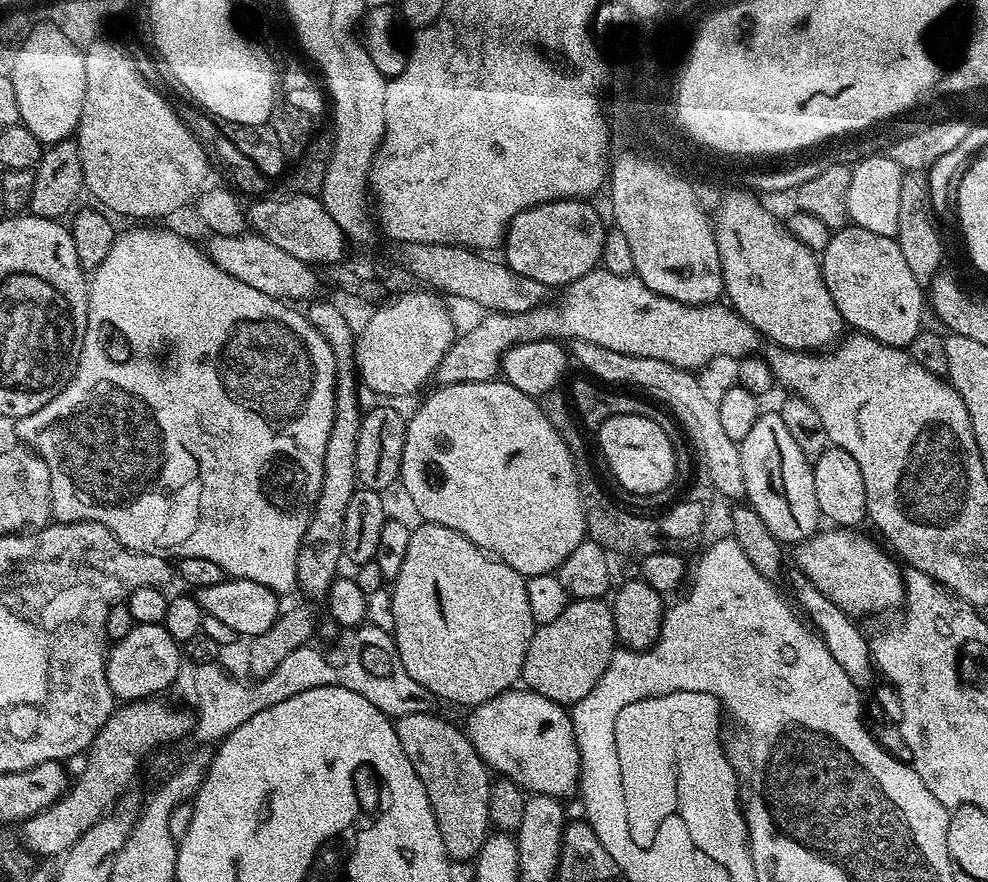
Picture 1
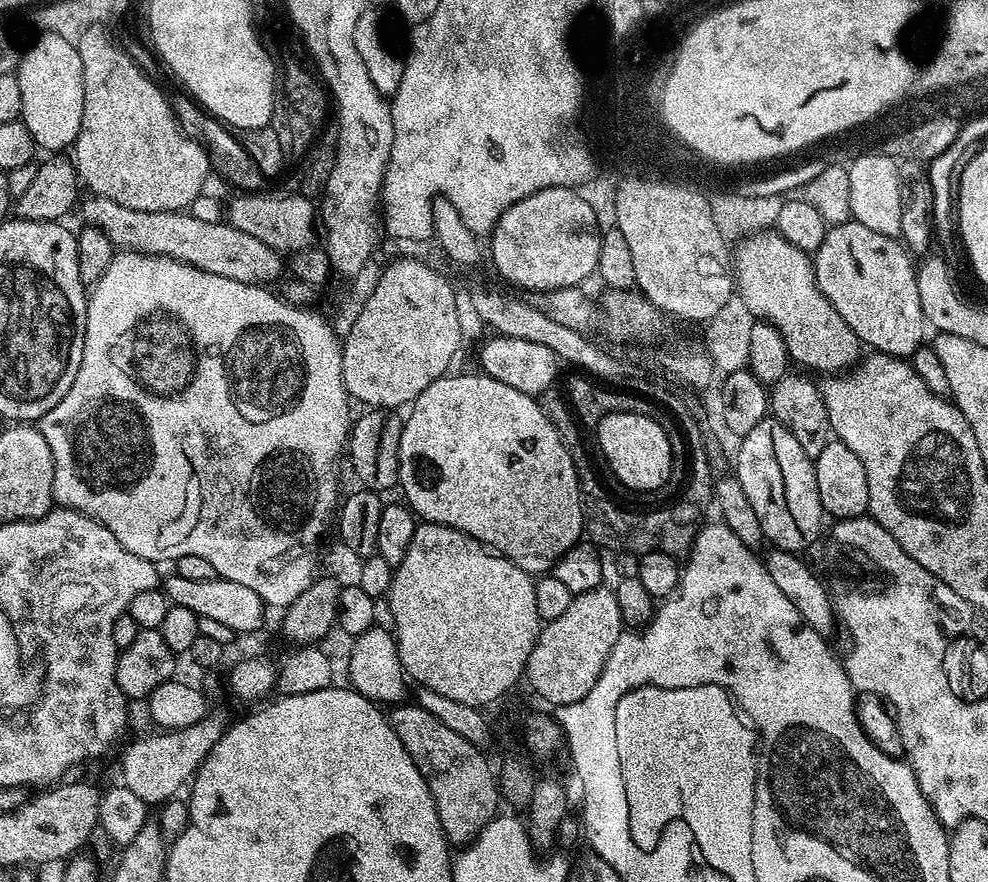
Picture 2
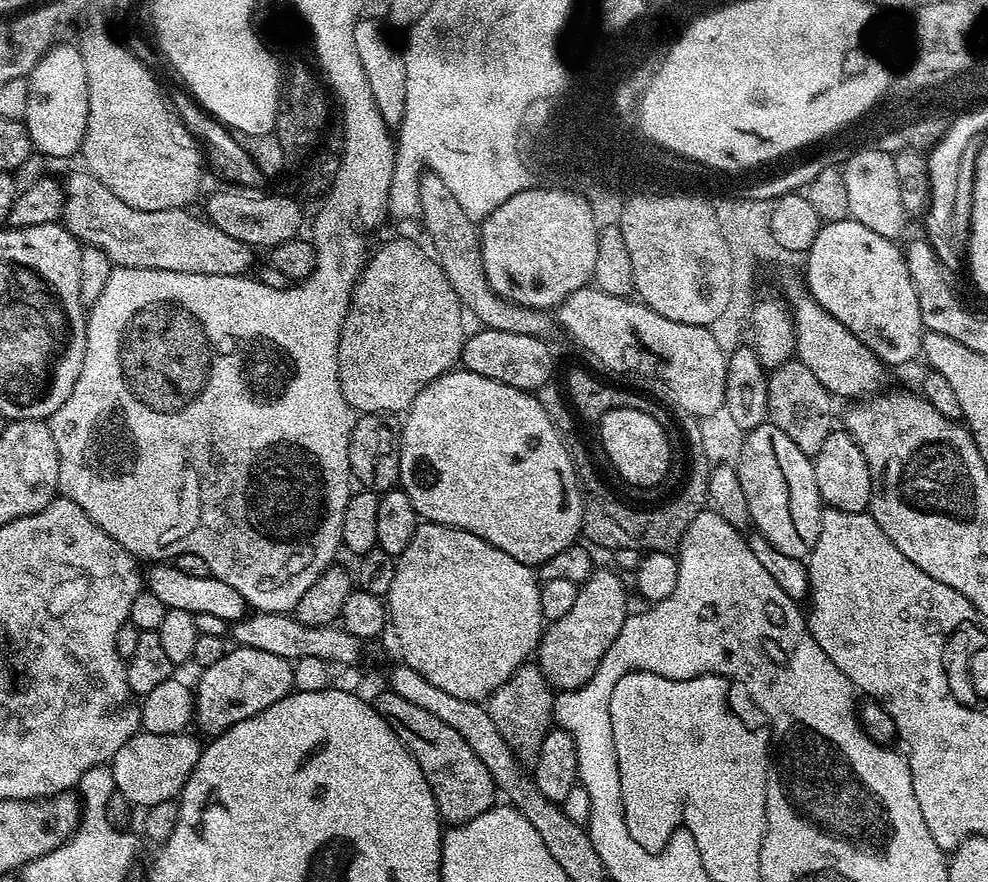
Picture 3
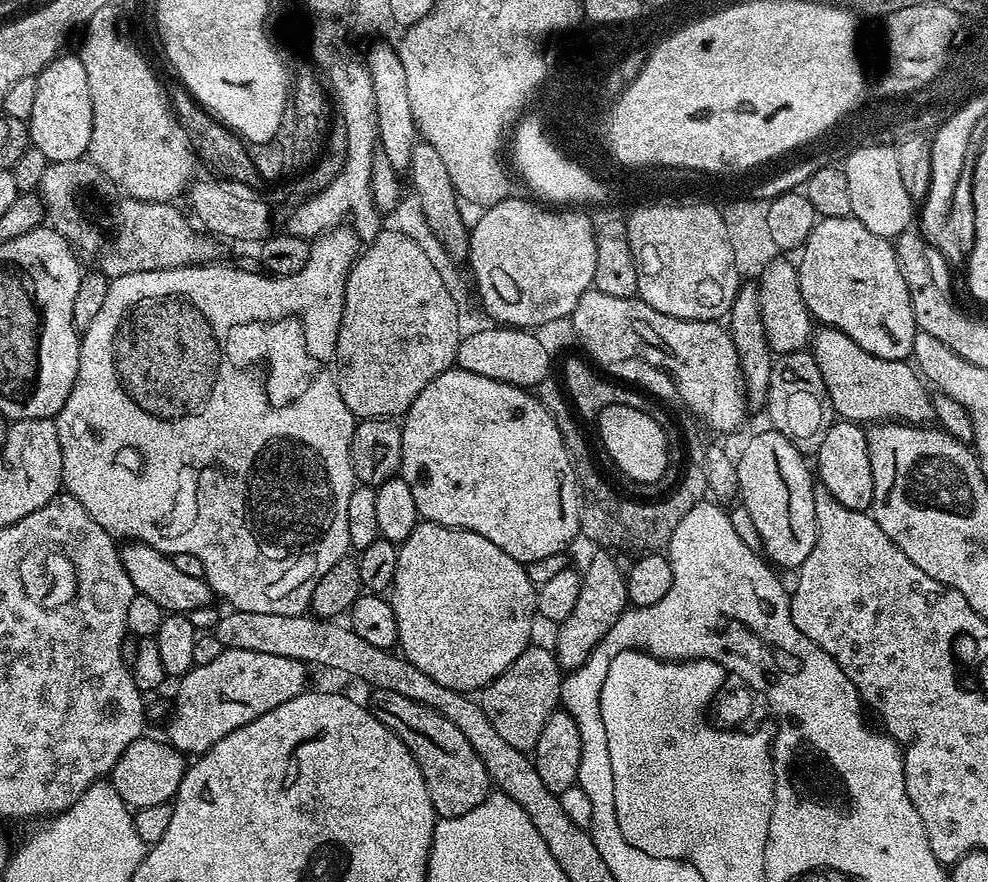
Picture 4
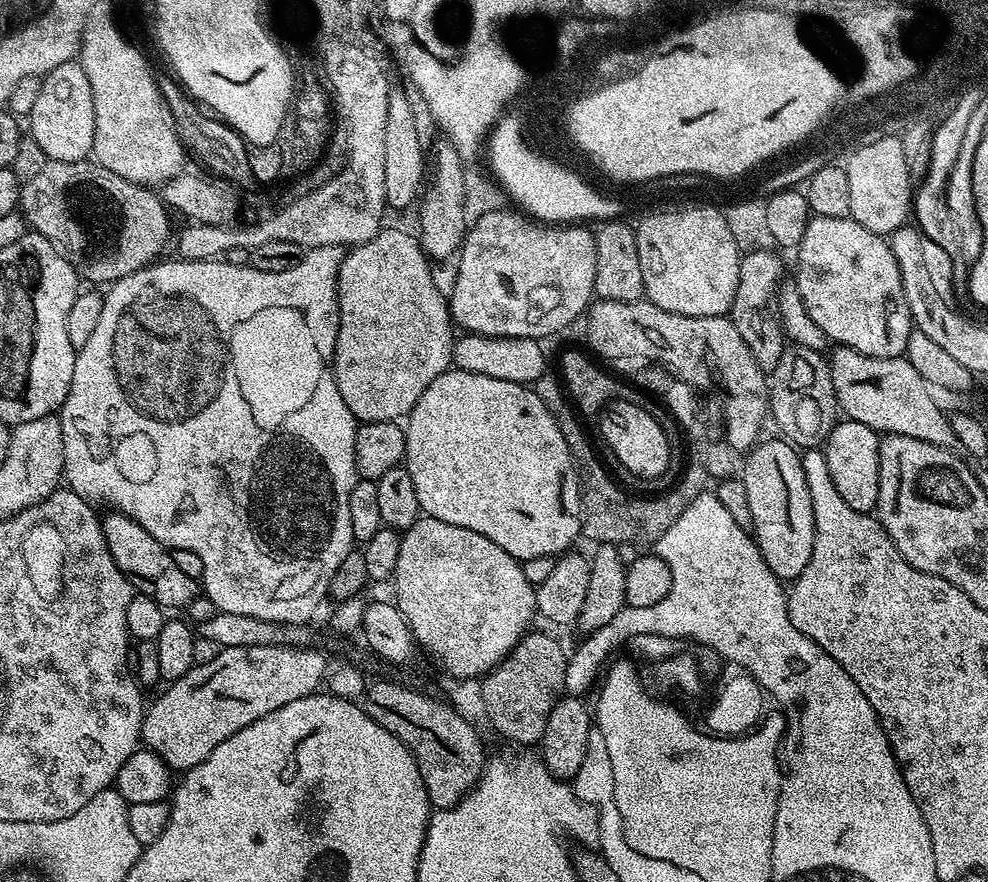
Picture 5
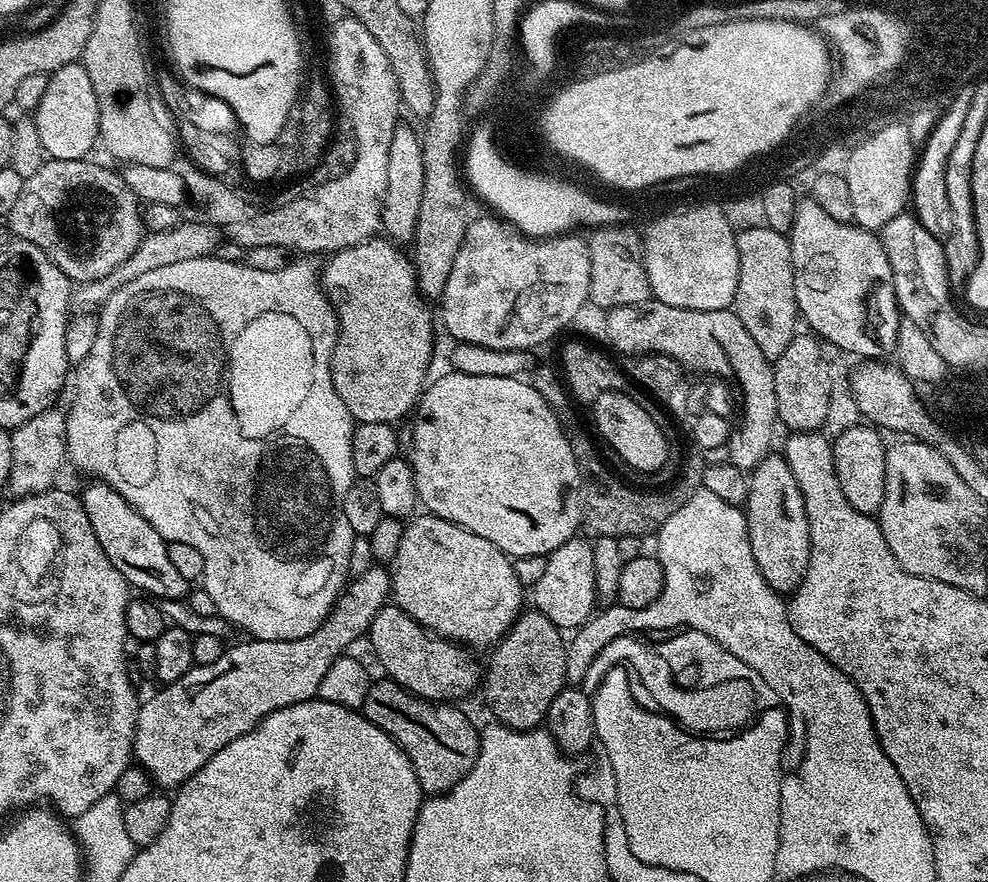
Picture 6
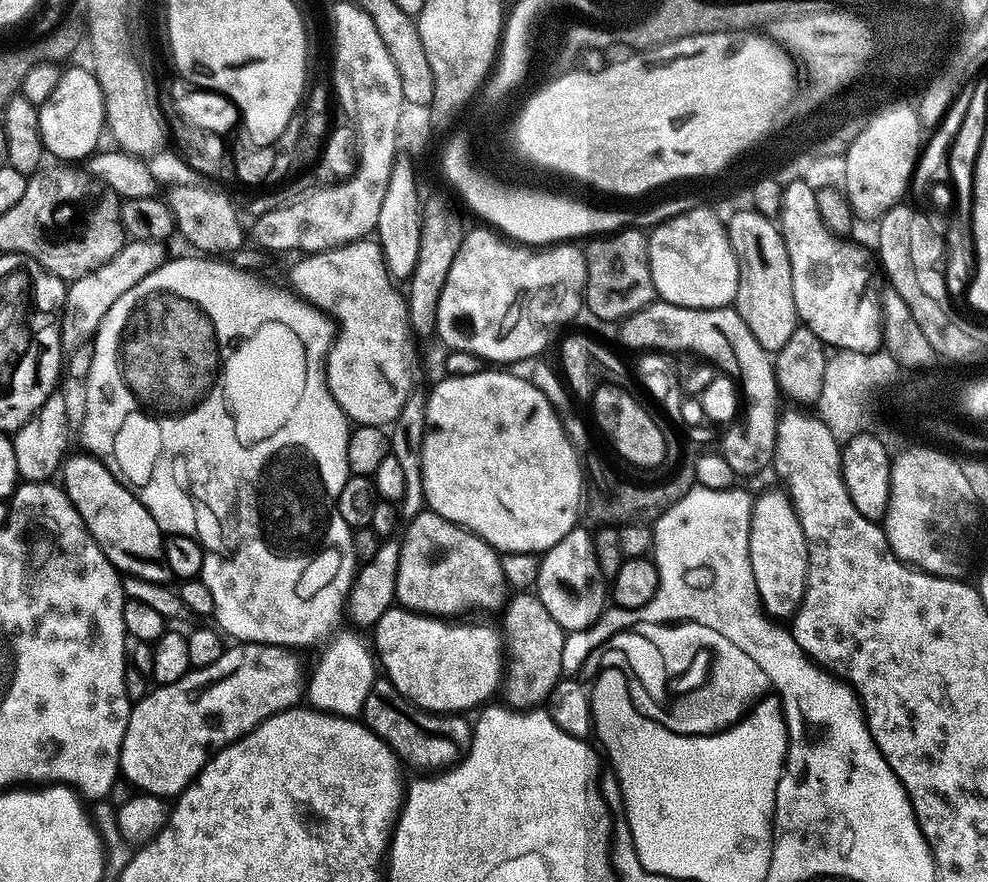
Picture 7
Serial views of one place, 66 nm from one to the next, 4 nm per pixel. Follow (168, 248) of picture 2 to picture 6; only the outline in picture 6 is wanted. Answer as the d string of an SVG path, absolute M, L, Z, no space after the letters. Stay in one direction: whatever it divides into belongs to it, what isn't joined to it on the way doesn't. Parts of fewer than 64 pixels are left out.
M92 158L82 160L53 160L45 159L42 170L30 174L30 178L22 186L22 195L18 197L18 203L14 210L6 218L6 227L17 240L29 240L38 250L42 250L52 259L54 266L62 270L69 280L88 284L91 280L104 278L144 240L146 229L142 215L142 201L134 194L123 180L119 171L111 172L100 164L95 164Z

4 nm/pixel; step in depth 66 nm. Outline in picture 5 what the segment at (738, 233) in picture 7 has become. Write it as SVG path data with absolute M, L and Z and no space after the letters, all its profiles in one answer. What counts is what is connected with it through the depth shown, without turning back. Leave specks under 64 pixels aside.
M767 246L755 247L741 255L738 290L734 290L734 302L730 313L730 319L734 322L738 334L742 334L742 342L750 346L754 362L760 364L760 369L765 374L771 373L772 368L778 366L778 358L782 358L786 347L784 328L776 314L776 291L785 279L784 264L775 254L777 255Z

